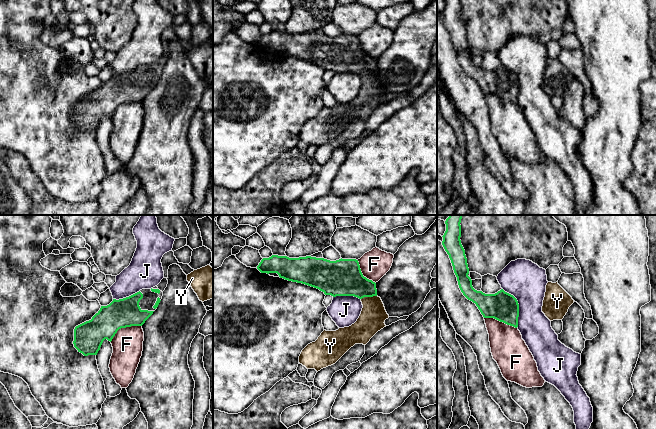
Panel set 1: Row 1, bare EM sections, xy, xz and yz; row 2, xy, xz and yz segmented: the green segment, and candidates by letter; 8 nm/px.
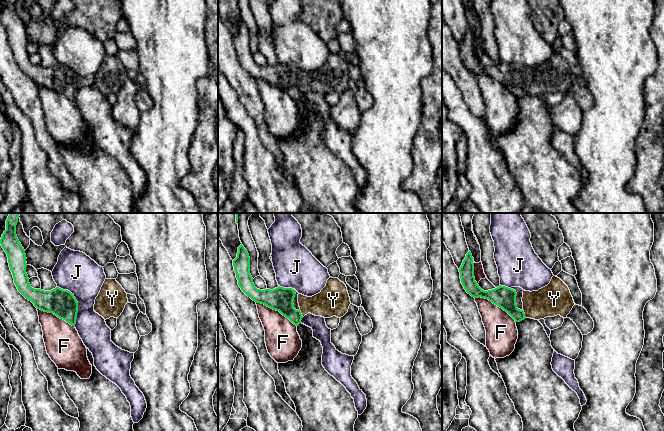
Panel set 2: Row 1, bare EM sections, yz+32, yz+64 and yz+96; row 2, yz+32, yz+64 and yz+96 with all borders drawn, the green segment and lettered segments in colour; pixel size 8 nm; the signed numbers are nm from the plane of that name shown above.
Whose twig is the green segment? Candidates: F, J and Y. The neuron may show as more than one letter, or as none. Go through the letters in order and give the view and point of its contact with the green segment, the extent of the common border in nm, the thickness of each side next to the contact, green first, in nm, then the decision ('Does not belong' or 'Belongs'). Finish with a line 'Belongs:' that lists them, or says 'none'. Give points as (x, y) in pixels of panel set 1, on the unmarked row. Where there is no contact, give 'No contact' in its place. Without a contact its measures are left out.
F: Touches green at xy (124, 103). Shared border 280 nm. Thickness 240 nm (green) against 240 nm. Does not belong
J: Touches green at yz (518, 82). Shared border 340 nm. Thickness 240 nm (green) against 320 nm. Does not belong
Y: Touches green at xz (368, 72). Shared border 130 nm. Thickness 280 nm (green) against 200 nm. Belongs
Belongs: Y

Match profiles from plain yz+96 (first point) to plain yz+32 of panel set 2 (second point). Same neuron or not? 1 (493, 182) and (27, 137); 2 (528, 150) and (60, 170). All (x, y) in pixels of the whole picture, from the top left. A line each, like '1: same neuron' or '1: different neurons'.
1: same neuron
2: different neurons

